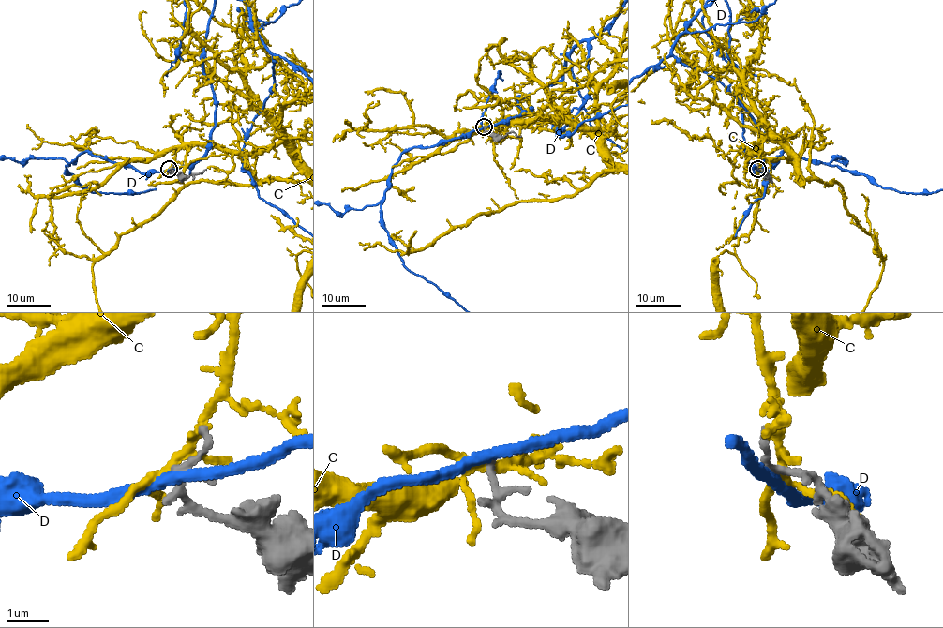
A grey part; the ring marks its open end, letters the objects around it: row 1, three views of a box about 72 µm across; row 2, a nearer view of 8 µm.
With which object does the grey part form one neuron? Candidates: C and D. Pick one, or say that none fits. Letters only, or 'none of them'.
none of them

